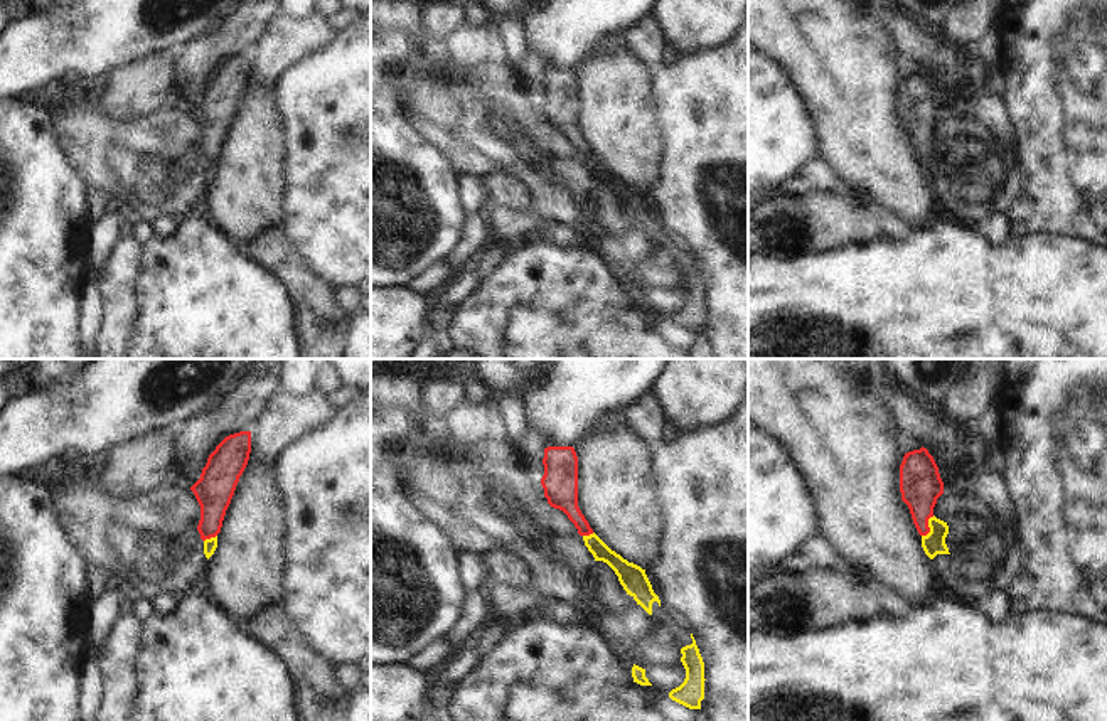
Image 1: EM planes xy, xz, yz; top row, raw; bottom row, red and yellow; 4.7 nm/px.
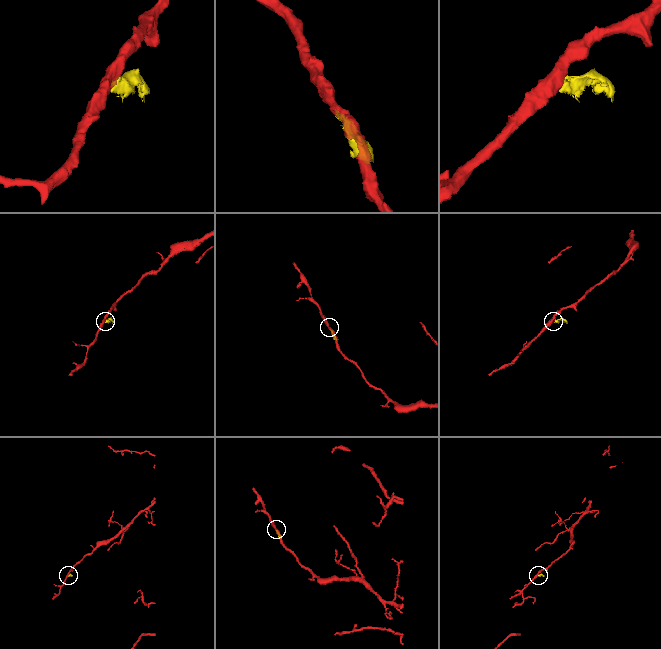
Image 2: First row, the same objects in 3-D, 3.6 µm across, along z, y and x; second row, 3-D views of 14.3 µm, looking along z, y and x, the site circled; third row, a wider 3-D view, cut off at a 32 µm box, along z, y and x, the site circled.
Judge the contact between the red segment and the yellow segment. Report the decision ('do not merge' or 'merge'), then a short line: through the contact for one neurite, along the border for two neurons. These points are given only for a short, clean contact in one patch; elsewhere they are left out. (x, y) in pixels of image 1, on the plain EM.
do not merge; line yz (934, 138), (929, 142), (929, 154), (922, 159)

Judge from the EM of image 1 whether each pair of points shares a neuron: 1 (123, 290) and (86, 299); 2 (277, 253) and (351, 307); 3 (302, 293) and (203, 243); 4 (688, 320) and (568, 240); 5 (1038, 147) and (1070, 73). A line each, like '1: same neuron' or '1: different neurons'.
1: different neurons
2: different neurons
3: different neurons
4: different neurons
5: same neuron

